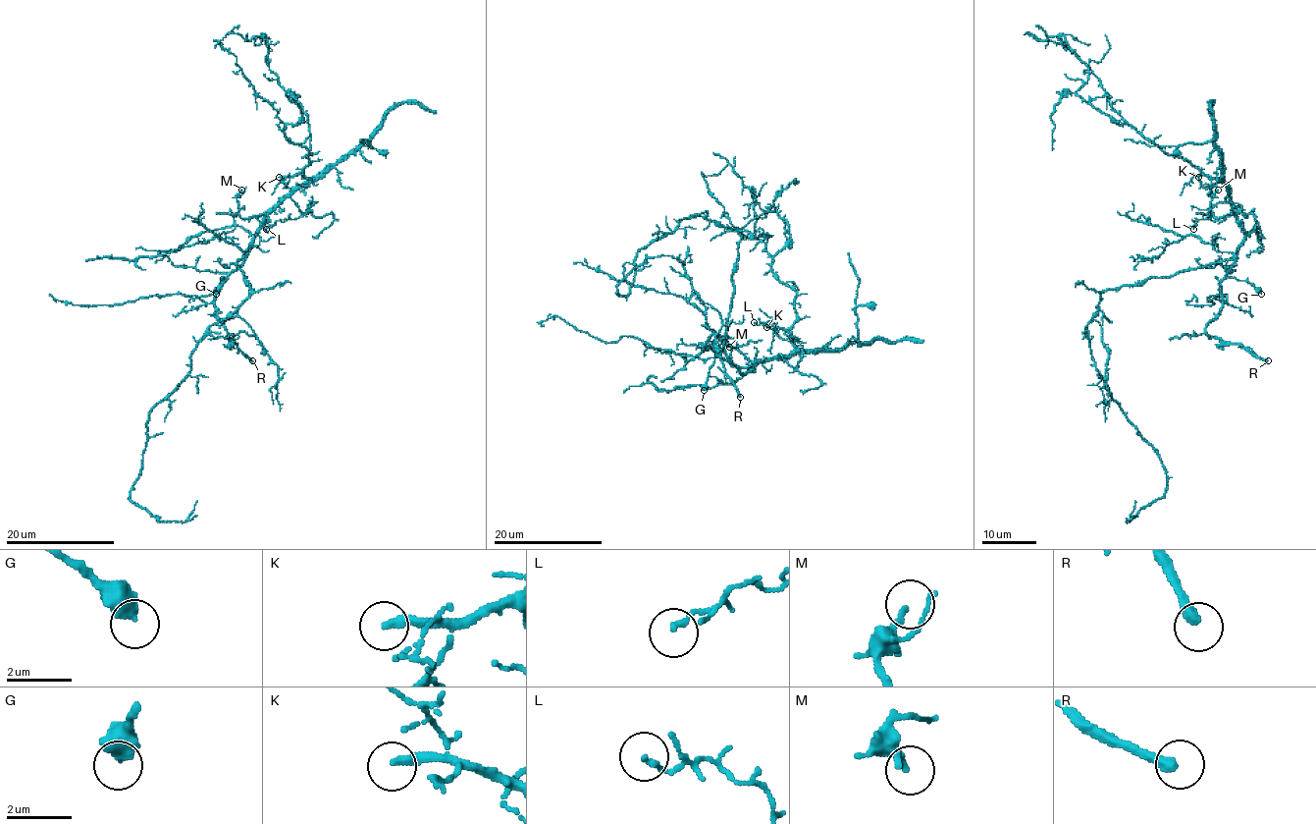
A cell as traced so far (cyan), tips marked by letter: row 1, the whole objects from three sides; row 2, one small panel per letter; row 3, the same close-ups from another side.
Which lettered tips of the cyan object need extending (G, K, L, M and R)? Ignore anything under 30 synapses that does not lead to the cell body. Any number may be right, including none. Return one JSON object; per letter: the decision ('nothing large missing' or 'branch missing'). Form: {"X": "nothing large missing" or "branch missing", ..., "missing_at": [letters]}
{"G": "nothing large missing", "K": "branch missing", "L": "nothing large missing", "M": "nothing large missing", "R": "branch missing", "missing_at": ["K", "R"]}

